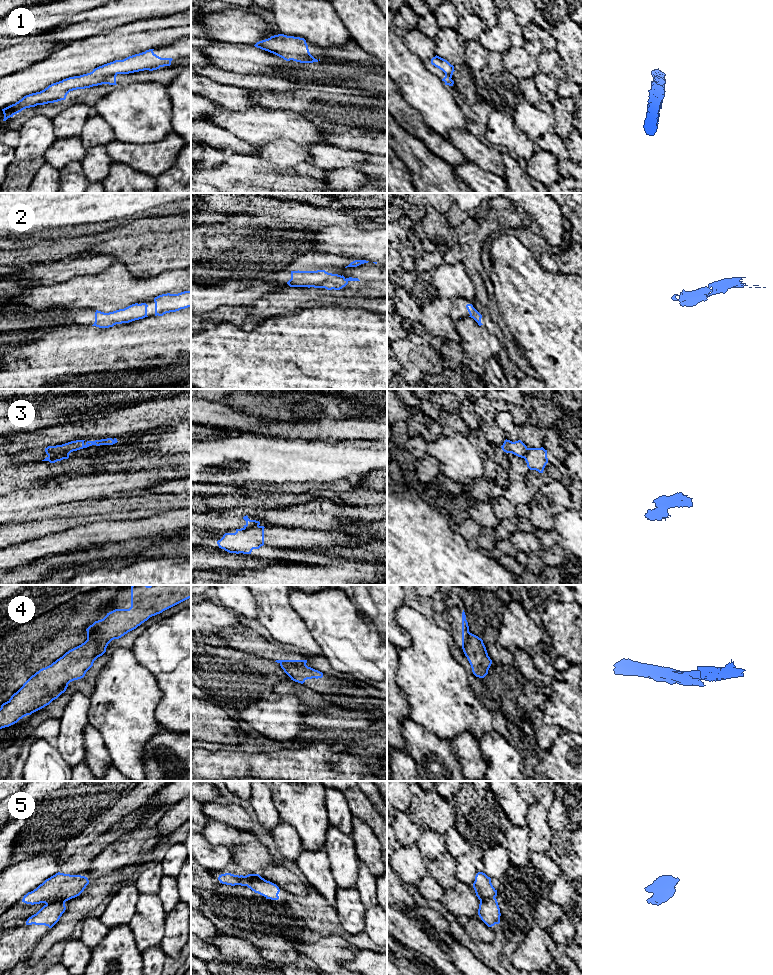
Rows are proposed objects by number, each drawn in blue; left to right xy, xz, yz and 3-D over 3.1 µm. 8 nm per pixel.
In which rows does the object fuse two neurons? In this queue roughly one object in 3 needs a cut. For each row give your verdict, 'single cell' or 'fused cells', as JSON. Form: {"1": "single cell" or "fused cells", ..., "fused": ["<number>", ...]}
{"1": "single cell", "2": "single cell", "3": "fused cells", "4": "fused cells", "5": "fused cells", "fused": ["3", "4", "5"]}

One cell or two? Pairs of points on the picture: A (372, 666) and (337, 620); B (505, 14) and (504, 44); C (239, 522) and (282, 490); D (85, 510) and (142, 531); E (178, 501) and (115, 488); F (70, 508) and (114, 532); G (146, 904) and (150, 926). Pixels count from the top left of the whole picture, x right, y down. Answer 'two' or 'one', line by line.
A: one
B: two
C: two
D: two
E: two
F: two
G: one

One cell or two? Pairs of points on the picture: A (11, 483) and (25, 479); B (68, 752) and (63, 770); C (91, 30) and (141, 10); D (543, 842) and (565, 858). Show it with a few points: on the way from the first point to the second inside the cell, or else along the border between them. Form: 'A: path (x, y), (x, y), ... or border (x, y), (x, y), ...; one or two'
A: path (14, 480), (22, 479); one
B: border (55, 747), (70, 767); two
C: path (103, 20), (108, 16), (129, 10); one
D: border (553, 833), (549, 845); two

